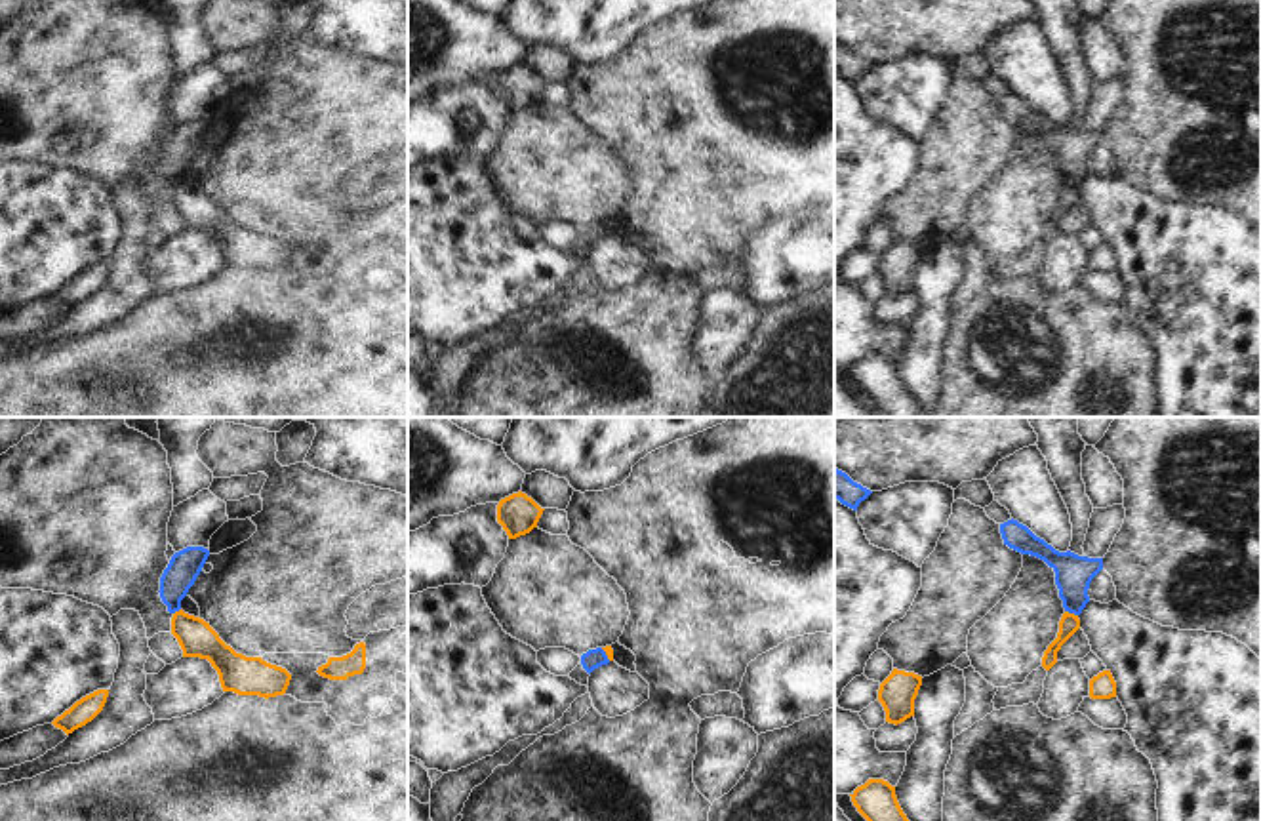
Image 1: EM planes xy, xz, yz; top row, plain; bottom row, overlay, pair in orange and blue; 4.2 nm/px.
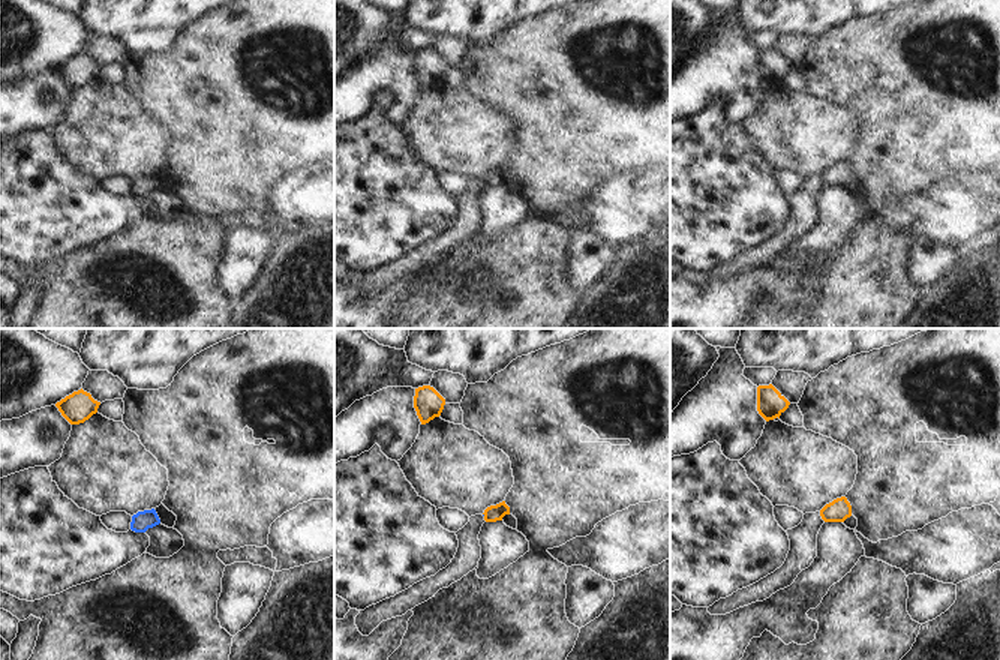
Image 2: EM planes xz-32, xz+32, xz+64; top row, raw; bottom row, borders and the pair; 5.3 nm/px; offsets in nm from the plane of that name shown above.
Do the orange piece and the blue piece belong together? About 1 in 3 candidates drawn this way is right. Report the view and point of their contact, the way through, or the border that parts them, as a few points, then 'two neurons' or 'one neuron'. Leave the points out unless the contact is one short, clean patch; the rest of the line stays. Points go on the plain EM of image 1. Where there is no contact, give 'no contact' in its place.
yz (1071, 187) | along yz (1065, 183), (1077, 189) | two neurons

